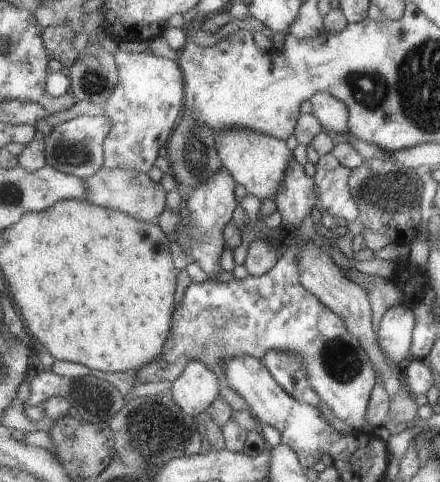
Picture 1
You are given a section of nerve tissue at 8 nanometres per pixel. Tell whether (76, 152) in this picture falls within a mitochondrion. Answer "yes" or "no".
yes

